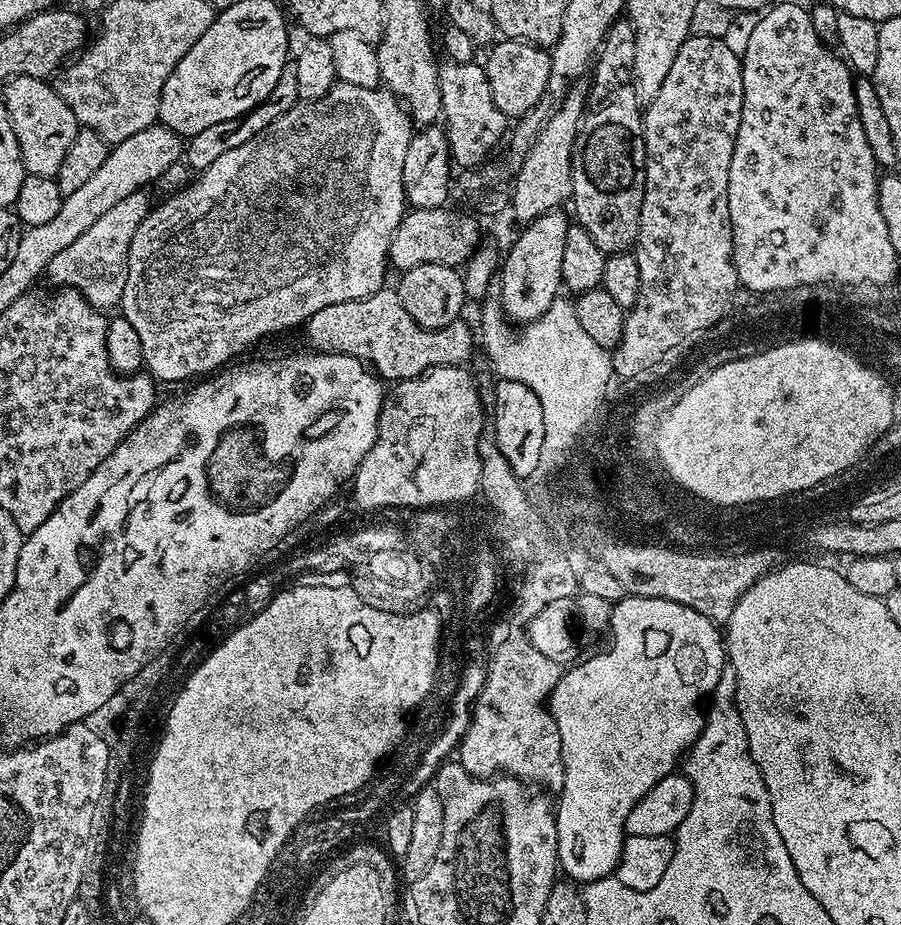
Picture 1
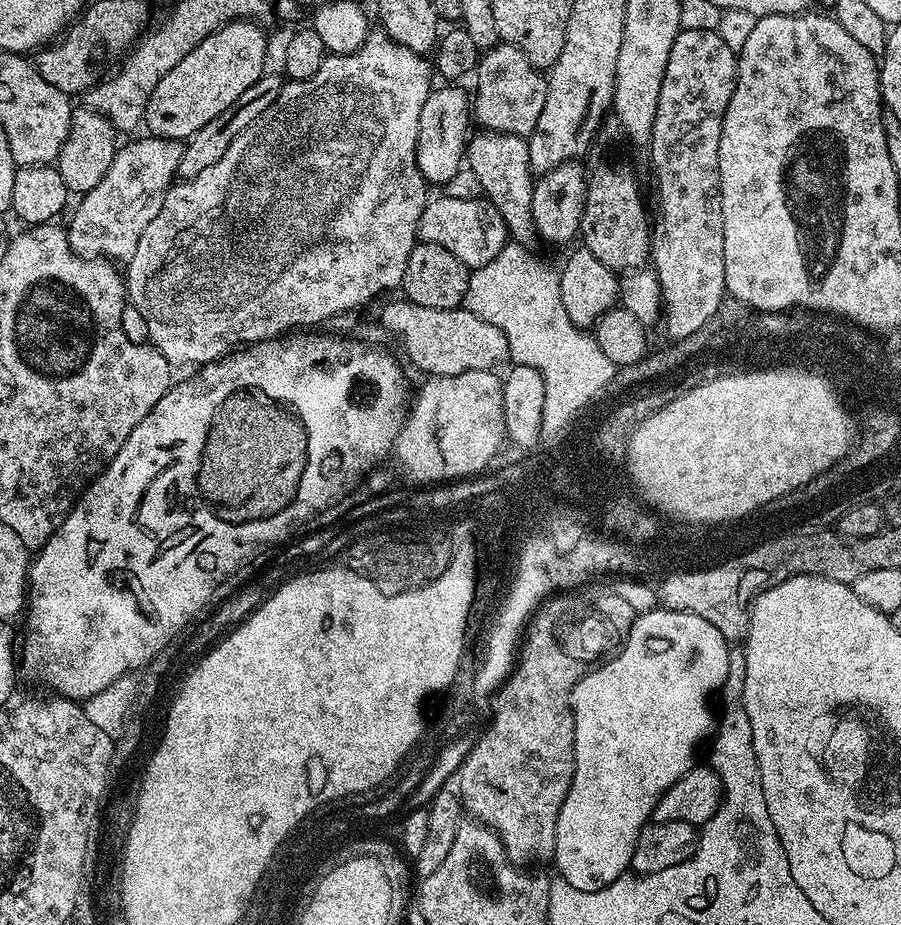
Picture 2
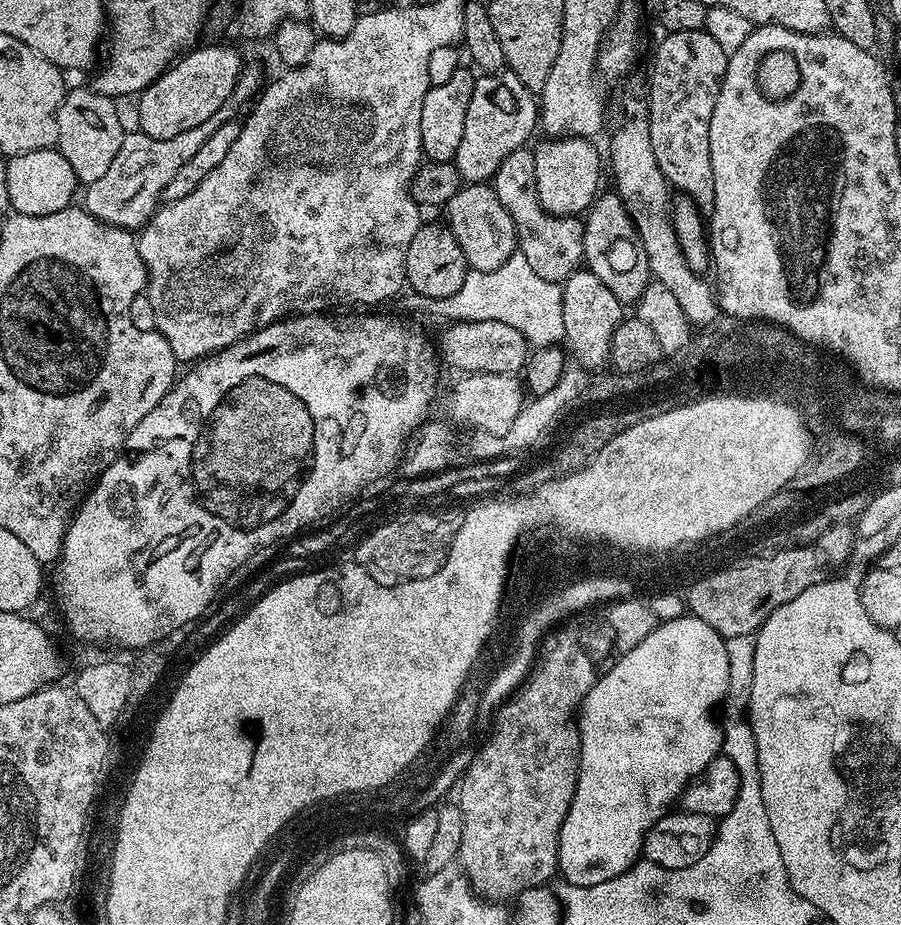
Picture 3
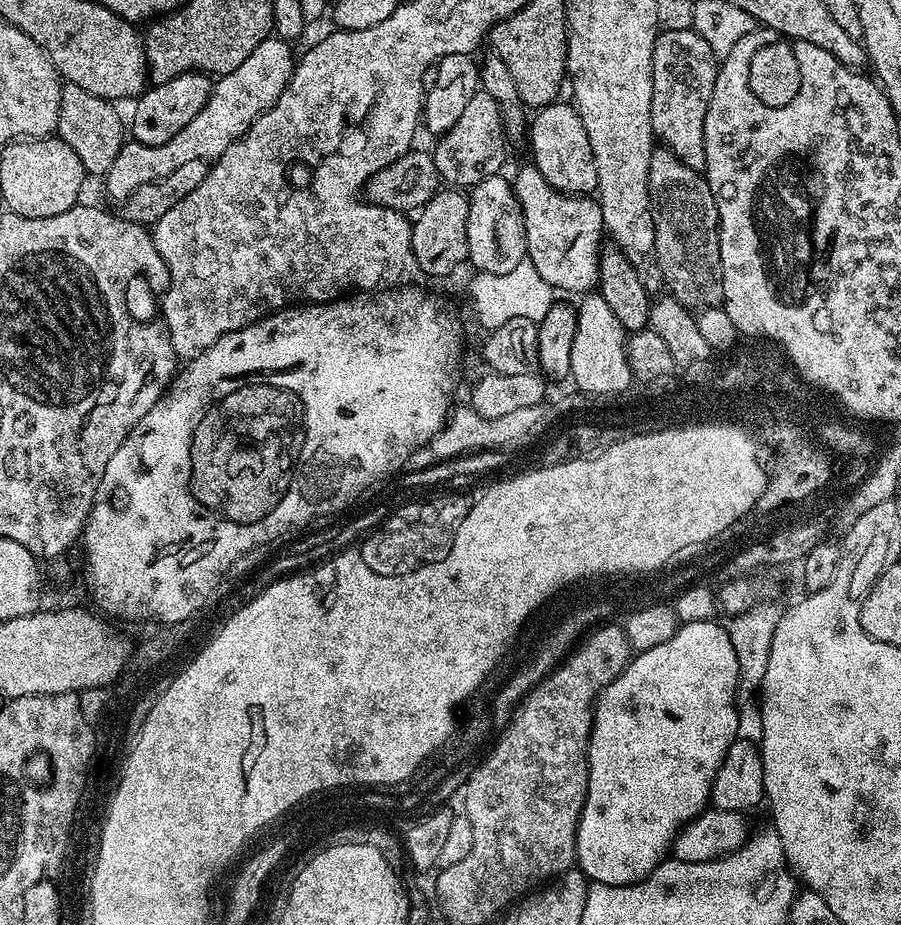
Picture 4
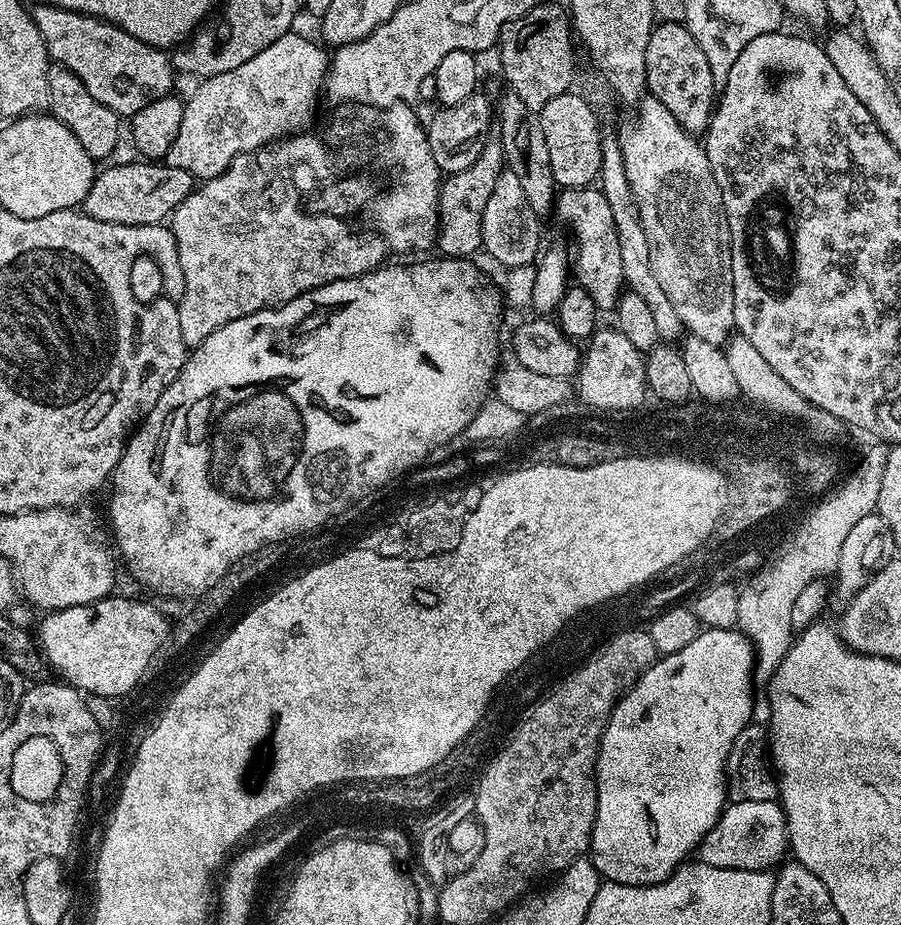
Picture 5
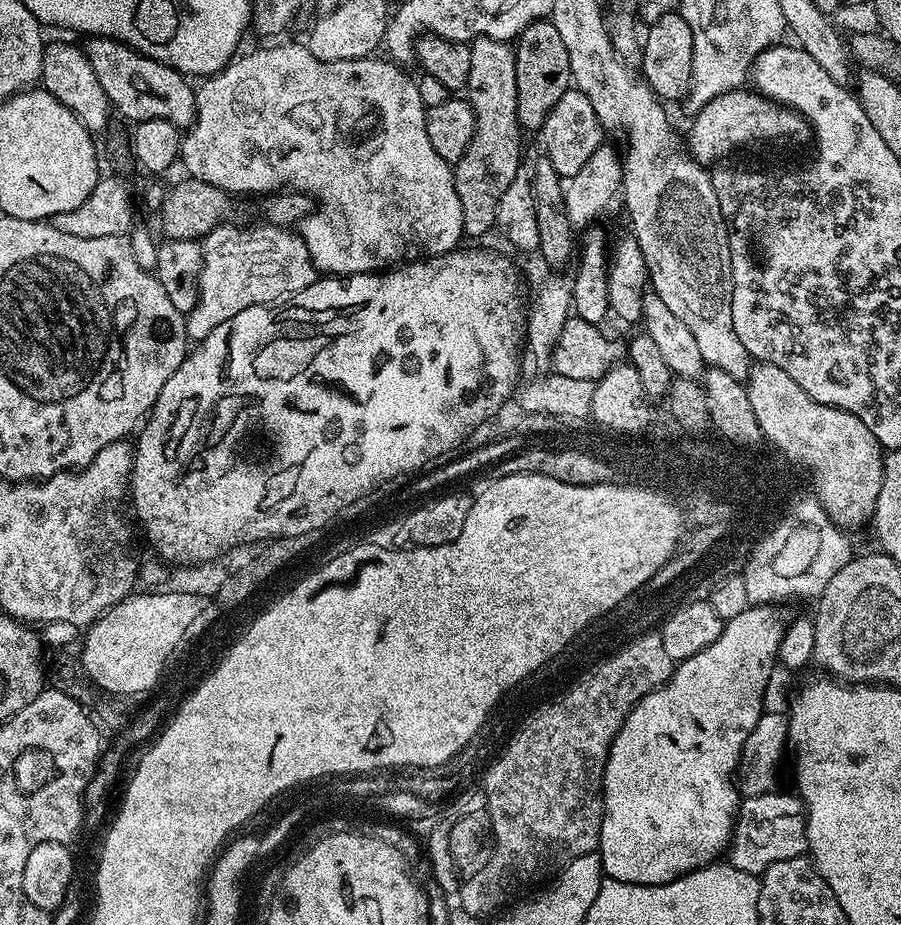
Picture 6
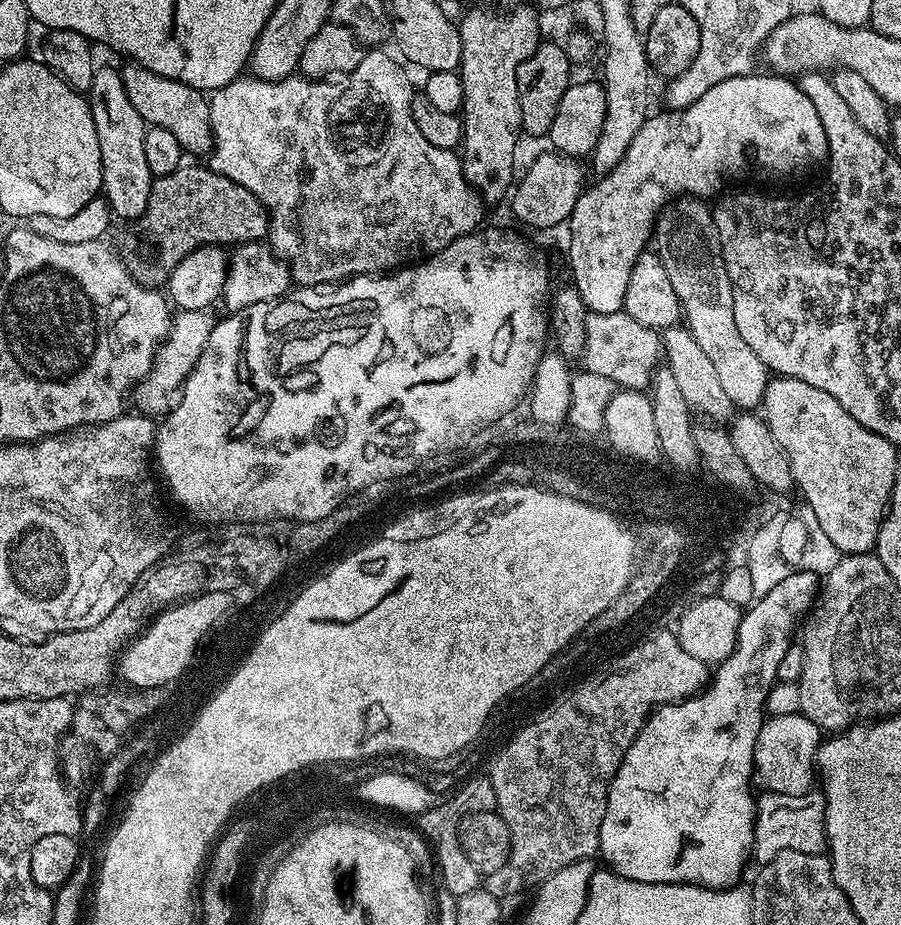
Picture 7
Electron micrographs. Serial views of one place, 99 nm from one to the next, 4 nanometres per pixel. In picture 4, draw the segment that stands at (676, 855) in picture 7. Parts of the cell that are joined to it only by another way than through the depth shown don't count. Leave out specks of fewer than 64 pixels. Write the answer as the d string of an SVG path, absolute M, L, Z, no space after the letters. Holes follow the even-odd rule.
M715 619L689 624L681 623L677 627L674 638L670 638L670 642L662 642L662 646L654 646L654 650L635 653L622 670L622 674L618 674L618 678L614 678L610 686L601 690L600 697L596 699L592 733L588 739L588 789L576 835L576 864L579 871L583 872L589 881L610 886L626 886L645 880L660 865L661 860L669 855L677 832L709 807L712 783L718 774L718 766L722 766L722 758L726 758L726 750L730 750L732 743L738 739L742 721L741 713L736 710L736 697L740 682L738 658L734 654L734 646L730 642L727 627L723 623L716 623Z

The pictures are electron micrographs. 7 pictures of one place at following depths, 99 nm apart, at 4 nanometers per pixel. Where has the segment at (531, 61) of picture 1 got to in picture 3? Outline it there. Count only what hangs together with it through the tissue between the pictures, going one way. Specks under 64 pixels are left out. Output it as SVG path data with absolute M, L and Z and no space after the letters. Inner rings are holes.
M507 70L489 72L481 75L474 86L474 94L470 94L470 106L466 109L466 127L462 130L462 142L458 142L456 168L460 177L469 184L482 184L491 181L496 175L498 166L506 158L506 154L514 154L514 150L525 147L529 143L532 131L538 128L538 100L530 89L518 78L518 74Z

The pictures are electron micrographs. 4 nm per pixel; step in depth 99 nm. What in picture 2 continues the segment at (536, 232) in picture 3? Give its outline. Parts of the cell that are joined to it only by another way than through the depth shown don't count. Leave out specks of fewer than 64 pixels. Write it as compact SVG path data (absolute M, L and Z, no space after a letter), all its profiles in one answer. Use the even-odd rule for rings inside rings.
M487 130L473 135L466 145L466 166L481 182L481 190L489 204L502 214L508 235L517 244L531 245L534 229L530 219L534 173L529 167L528 141L522 136L508 136L505 132Z

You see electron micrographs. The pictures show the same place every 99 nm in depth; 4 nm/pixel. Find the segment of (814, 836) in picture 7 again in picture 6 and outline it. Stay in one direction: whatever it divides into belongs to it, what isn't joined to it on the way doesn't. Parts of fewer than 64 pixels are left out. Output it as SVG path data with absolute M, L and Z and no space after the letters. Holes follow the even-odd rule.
M784 790L763 792L760 796L746 796L739 801L732 838L726 849L730 863L738 870L763 874L774 862L803 856L808 850L806 838L806 809L799 795L787 796Z

